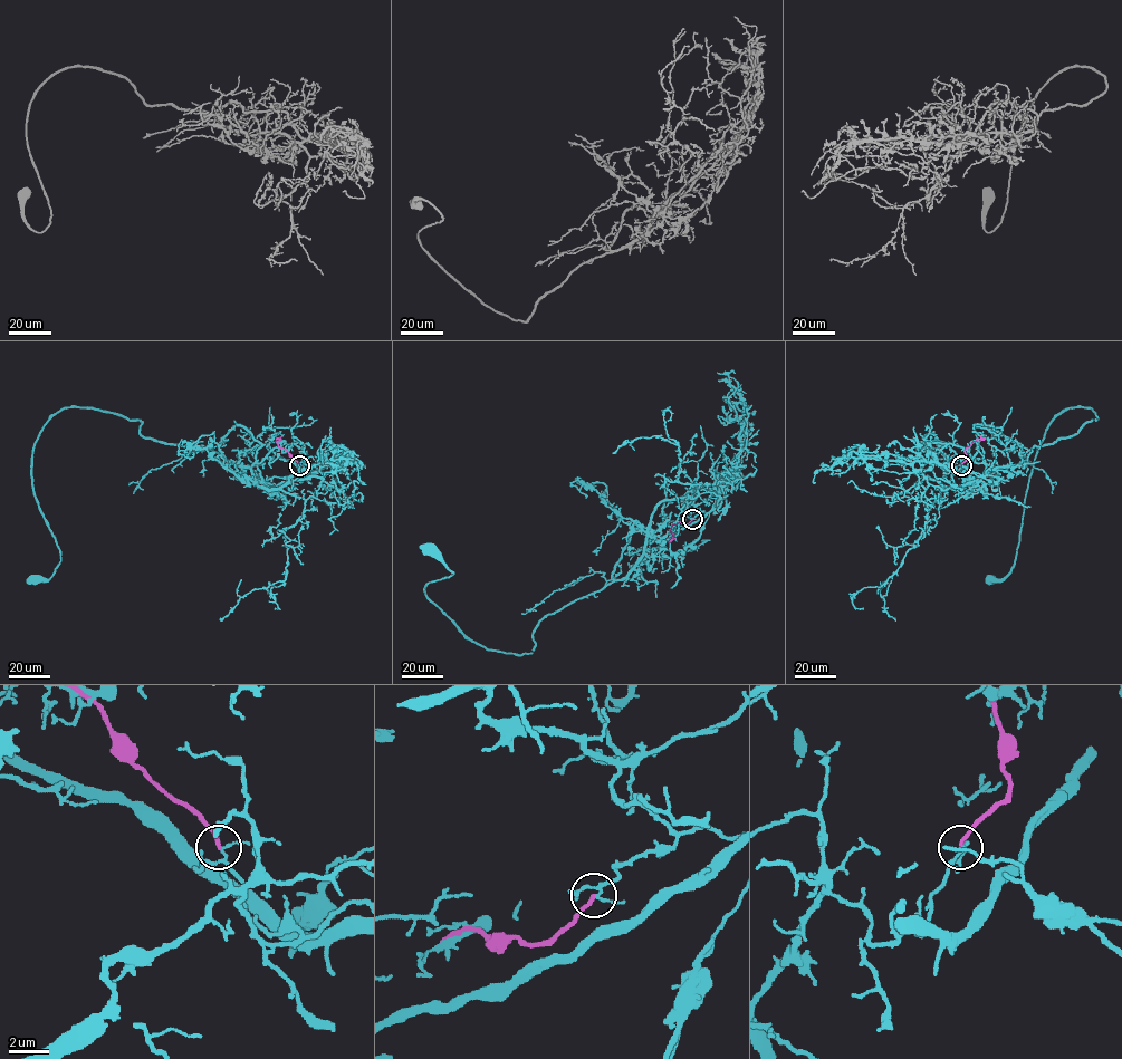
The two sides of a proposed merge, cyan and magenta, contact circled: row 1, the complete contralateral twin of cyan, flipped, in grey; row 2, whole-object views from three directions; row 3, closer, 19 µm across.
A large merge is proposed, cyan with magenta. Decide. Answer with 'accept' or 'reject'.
reject

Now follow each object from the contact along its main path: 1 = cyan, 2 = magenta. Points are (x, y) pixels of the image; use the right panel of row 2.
1: (961, 465), (979, 444), (1016, 467), (1097, 417), (1070, 407), (1047, 427), (1014, 566), (990, 579)
2: (961, 465), (967, 448), (985, 437)

